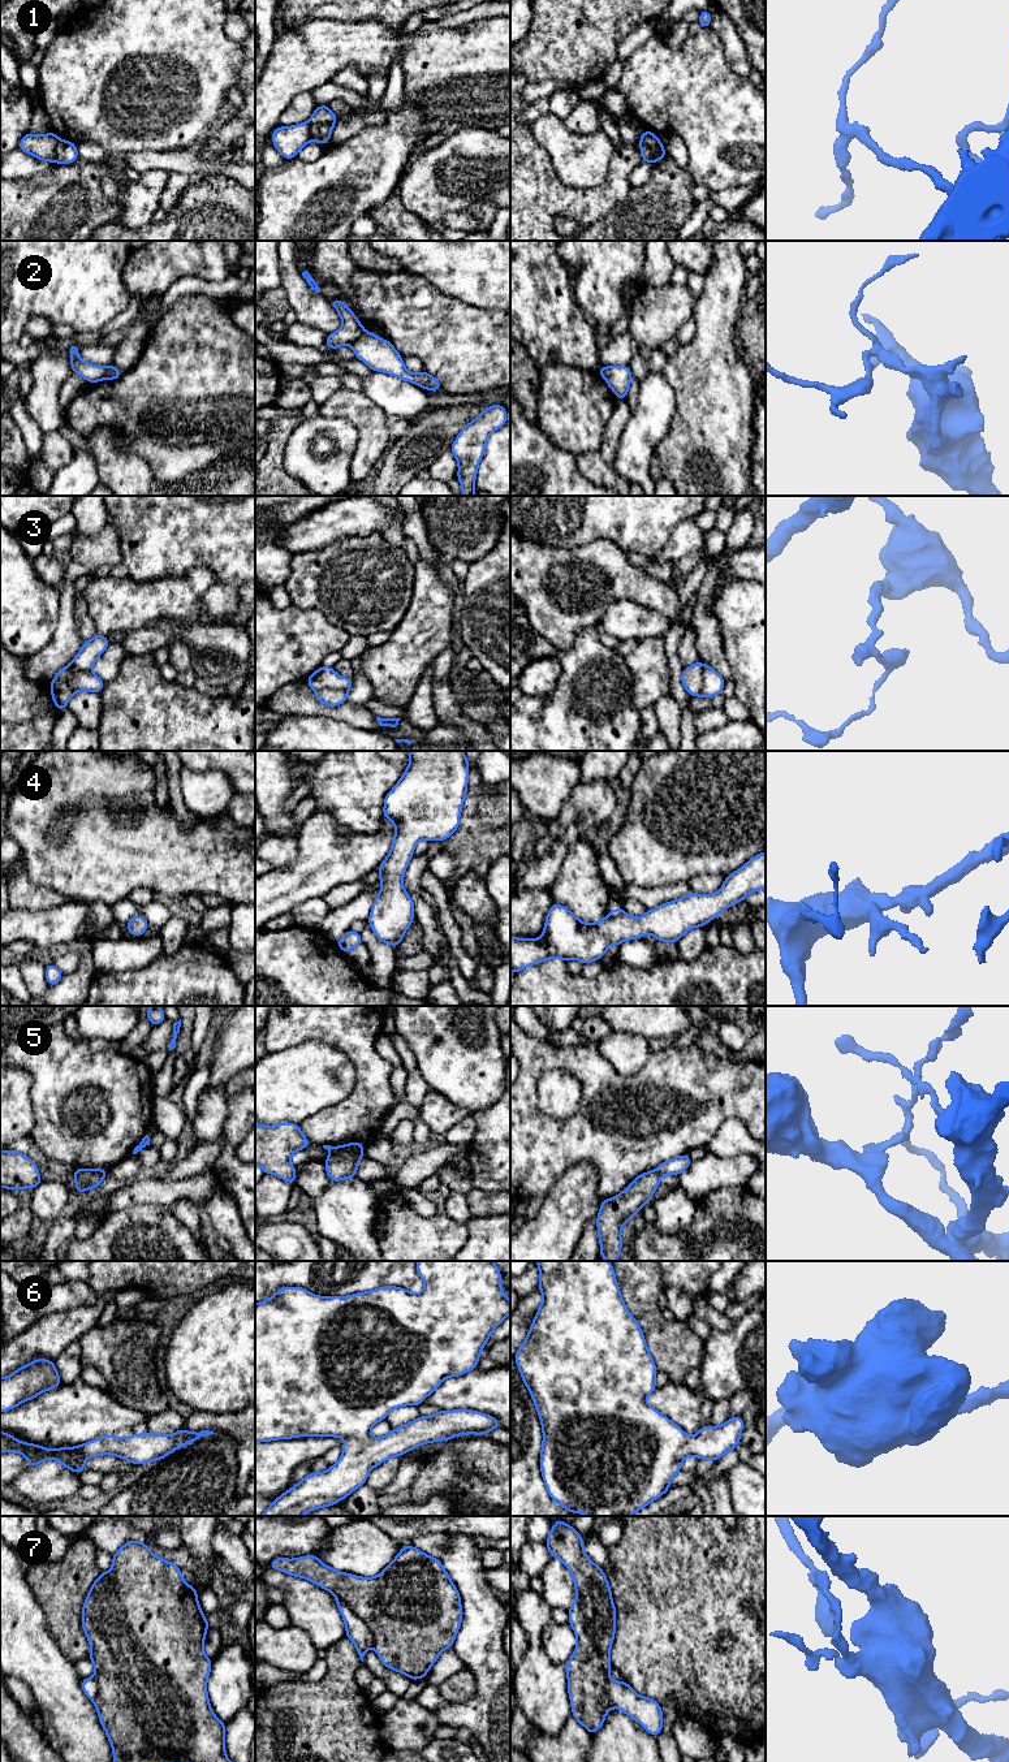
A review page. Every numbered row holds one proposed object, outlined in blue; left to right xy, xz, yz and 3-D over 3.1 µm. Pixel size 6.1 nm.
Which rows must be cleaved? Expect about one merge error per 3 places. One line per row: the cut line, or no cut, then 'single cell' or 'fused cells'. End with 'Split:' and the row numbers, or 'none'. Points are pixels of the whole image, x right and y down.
1: cut in xy along (59, 139), (55, 147), (54, 162); fused cells
2: cut in xz along (363, 329), (350, 345); fused cells
3: cut in xy along (90, 670), (78, 670), (67, 678), (55, 679); fused cells
4: no cut; single cell
5: cut in xz along (331, 1152), (361, 1153); fused cells
6: no cut; single cell
7: cut in xz along (336, 1596), (365, 1623), (374, 1642); fused cells
Split: 1, 2, 3, 5, 7

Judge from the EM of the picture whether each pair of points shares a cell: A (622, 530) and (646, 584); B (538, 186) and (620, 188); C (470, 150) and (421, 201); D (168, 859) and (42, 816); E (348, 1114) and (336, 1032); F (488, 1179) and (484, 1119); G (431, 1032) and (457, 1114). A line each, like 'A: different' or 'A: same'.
A: different
B: same
C: same
D: same
E: same
F: same
G: different

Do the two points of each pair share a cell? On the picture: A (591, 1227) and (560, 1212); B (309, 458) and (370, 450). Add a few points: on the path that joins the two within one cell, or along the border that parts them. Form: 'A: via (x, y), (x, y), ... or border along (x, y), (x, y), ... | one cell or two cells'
A: border along (595, 1217), (585, 1226), (576, 1247) | two cells
B: border along (353, 423), (357, 445), (350, 460), (350, 479) | two cells

